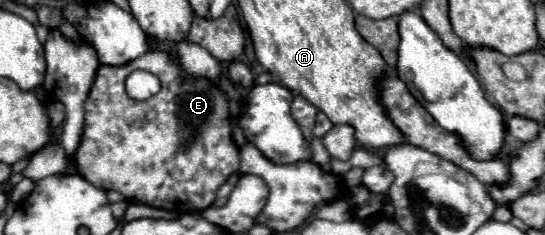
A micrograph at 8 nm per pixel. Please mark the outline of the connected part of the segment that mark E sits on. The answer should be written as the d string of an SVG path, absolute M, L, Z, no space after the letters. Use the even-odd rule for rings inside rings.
M146 52L138 60L124 66L100 66L96 80L92 84L90 96L86 100L86 120L80 146L74 152L76 172L90 184L102 190L116 190L132 204L146 204L154 208L172 210L176 214L202 212L216 200L216 190L220 184L238 168L238 148L230 134L230 114L226 94L198 78L188 78L178 60L166 52ZM134 70L146 70L156 74L162 82L162 90L144 100L132 100L126 94L124 80Z

